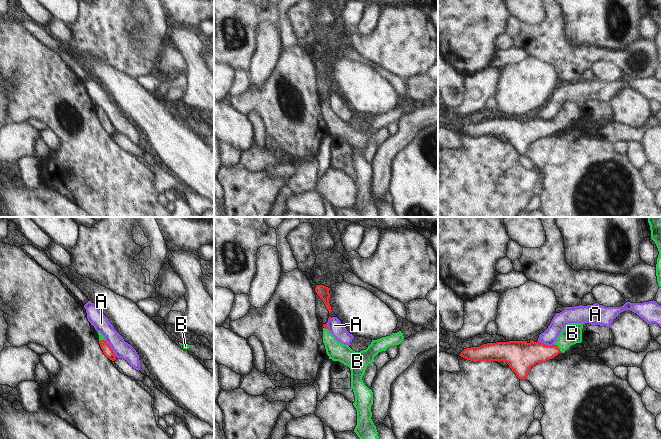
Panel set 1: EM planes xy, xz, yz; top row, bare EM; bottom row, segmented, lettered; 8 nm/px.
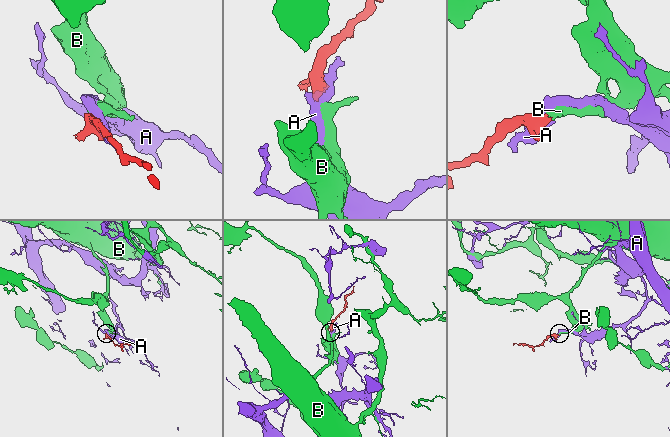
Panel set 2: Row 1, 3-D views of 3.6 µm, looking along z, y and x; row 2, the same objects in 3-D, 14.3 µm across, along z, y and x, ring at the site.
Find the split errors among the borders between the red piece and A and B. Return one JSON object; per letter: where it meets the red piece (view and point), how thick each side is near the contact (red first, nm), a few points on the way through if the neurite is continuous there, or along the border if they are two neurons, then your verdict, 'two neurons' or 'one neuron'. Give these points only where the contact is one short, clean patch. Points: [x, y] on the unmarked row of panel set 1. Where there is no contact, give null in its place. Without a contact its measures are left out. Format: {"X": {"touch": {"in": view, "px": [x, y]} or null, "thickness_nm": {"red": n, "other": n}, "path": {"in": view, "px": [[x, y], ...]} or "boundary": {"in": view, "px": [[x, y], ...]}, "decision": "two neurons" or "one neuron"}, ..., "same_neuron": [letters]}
{"A": {"touch": {"in": "xy", "px": [110, 124]}, "thickness_nm": {"red": 80, "other": 140}, "decision": "two neurons"}, "B": {"touch": {"in": "yz", "px": [557, 123]}, "thickness_nm": {"red": 190, "other": 160}, "path": {"in": "yz", "px": [[527, 131], [557, 123], [572, 109]]}, "decision": "one neuron"}, "same_neuron": ["B"]}

